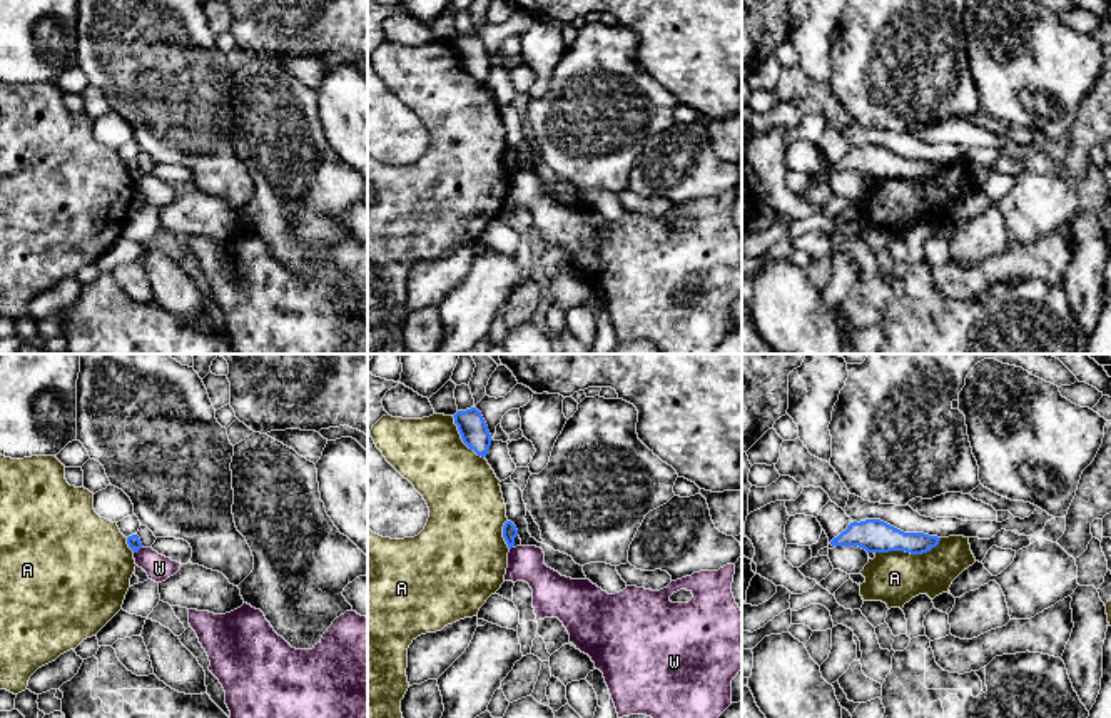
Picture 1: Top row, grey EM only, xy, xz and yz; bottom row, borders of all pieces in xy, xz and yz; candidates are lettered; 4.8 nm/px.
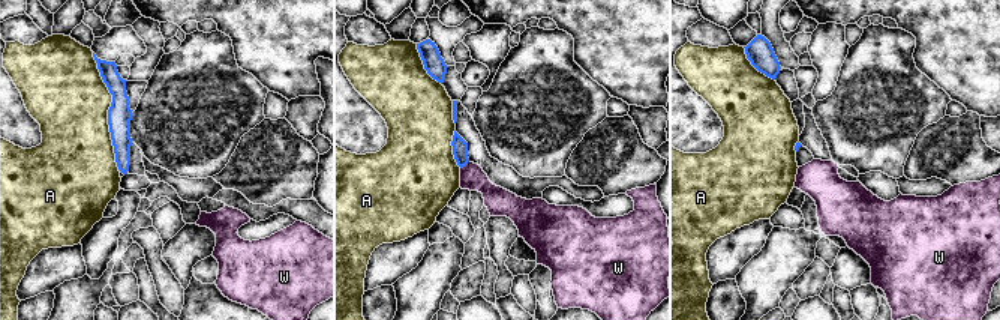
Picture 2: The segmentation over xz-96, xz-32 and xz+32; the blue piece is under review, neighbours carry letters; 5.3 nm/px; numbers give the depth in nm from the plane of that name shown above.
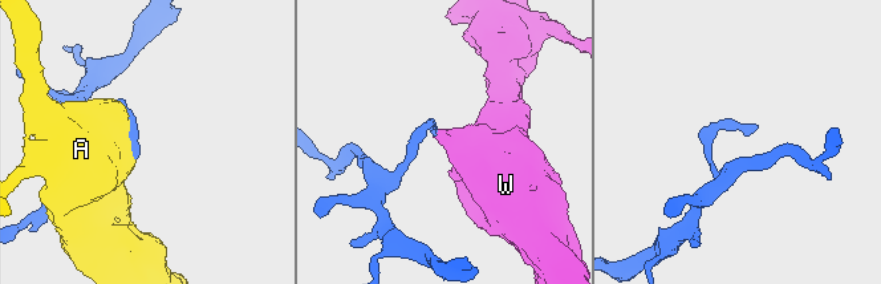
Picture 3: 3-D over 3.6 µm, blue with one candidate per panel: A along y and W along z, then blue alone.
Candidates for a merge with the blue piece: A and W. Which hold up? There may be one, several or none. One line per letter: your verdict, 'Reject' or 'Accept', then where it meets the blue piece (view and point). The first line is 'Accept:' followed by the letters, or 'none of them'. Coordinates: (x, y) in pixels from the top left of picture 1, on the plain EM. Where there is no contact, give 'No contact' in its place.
Accept: none of them
A: Reject. Touches blue at yz (908, 177)
W: Reject. Touches blue at xy (137, 176)

